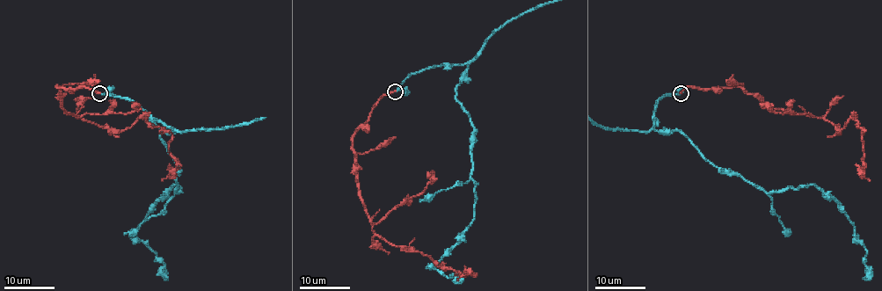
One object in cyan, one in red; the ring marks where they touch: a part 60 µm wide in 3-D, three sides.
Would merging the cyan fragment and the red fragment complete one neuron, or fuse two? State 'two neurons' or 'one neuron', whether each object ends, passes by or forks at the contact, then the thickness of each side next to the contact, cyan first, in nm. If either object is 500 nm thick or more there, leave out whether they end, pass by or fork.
one neuron; cyan passes by; red ends there; 190 nm thick on the cyan side, 320 nm on the other

